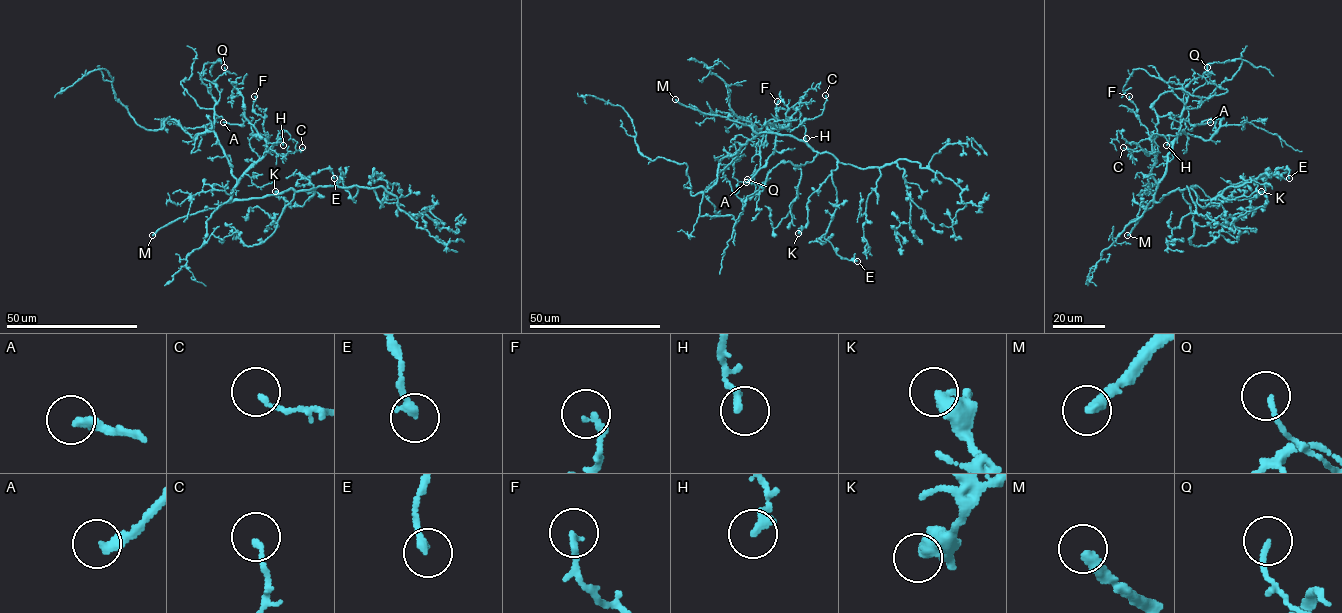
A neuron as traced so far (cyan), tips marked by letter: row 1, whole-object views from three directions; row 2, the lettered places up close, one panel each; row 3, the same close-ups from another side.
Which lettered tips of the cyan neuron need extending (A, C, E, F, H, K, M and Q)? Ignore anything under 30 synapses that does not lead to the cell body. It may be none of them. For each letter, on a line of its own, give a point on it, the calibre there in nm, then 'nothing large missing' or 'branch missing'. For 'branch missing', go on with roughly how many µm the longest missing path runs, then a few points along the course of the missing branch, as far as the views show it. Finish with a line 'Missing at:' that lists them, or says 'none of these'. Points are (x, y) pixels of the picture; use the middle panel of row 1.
A: (746, 182) | 320 nm | nothing large missing
C: (825, 95) | 160 nm | nothing large missing
E: (857, 261) | 240 nm | nothing large missing
F: (777, 101) | 200 nm | nothing large missing
H: (806, 138) | 240 nm | nothing large missing
K: (798, 233) | 360 nm | nothing large missing
M: (675, 99) | 320 nm | branch missing | 70 µm | (675, 99), (640, 80), (618, 76), (609, 70), (569, 1)
Q: (747, 179) | 150 nm | nothing large missing
Missing at: M

